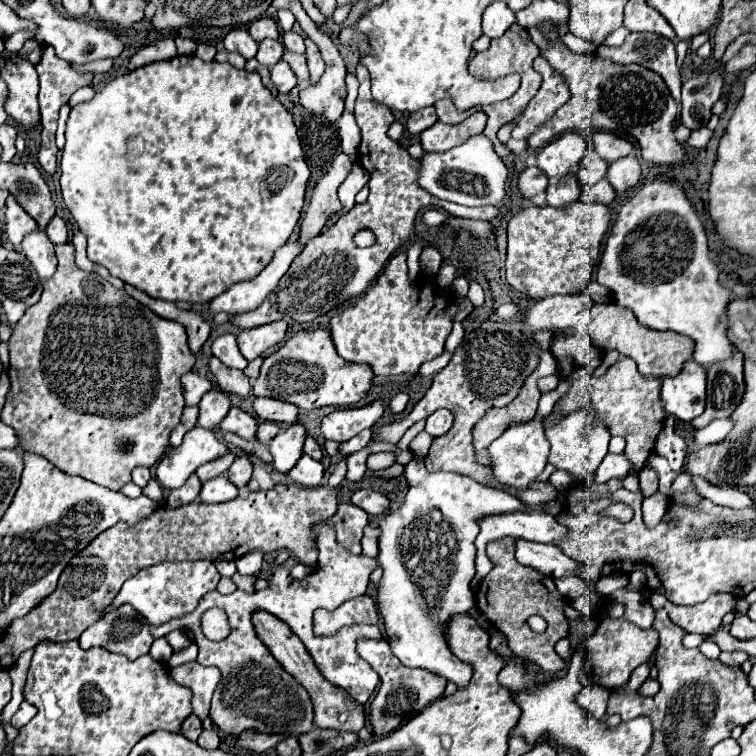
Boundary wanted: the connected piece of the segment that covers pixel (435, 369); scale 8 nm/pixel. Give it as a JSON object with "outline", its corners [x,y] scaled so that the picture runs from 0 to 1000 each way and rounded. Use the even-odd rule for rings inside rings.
{"outline":[[[589,463],[581,472],[558,481],[553,495],[557,497],[577,495],[594,480],[597,474],[598,468]]]}

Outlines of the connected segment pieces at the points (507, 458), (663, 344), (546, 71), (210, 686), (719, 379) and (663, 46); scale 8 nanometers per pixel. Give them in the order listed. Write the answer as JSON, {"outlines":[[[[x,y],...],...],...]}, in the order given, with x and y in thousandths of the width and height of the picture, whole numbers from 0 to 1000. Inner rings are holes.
{"outlines":[[[[741,501],[738,512],[722,522],[714,525],[709,552],[698,557],[696,562],[683,562],[669,567],[651,589],[648,589],[648,604],[651,604],[651,623],[659,631],[659,636],[683,644],[683,647],[696,647],[722,618],[722,607],[728,599],[728,589],[720,578],[720,554],[730,546],[730,536],[735,533],[738,525],[743,525],[754,513],[754,508],[747,501]]],[[[804,398],[804,401],[794,401],[780,406],[780,417],[783,417],[783,427],[780,427],[780,446],[783,454],[794,462],[794,464],[807,464],[815,462],[817,467],[833,472],[841,478],[844,491],[852,496],[865,496],[865,499],[892,499],[902,491],[905,480],[910,475],[915,475],[915,464],[918,464],[918,454],[915,448],[892,440],[892,438],[862,438],[849,433],[841,419],[836,417],[836,411],[817,406],[815,401]]],[[[720,75],[706,78],[706,94],[717,99],[717,115],[701,131],[698,142],[693,142],[693,147],[680,157],[683,160],[677,171],[680,184],[696,184],[714,163],[720,163],[728,152],[733,152],[730,147],[746,139],[749,131],[754,128],[746,102],[738,102]]],[[[254,874],[254,877],[225,885],[225,890],[228,890],[230,901],[254,911],[254,917],[257,917],[257,922],[254,922],[257,943],[265,951],[275,948],[278,925],[280,925],[280,917],[286,911],[288,901],[291,901],[291,888],[286,888],[286,882],[265,882],[259,874]]],[[[974,462],[968,475],[958,480],[942,480],[934,485],[937,493],[937,525],[929,549],[915,554],[918,567],[934,565],[944,554],[963,554],[968,544],[979,536],[984,522],[984,493],[981,493],[981,467]]],[[[833,44],[820,62],[794,60],[788,70],[812,83],[844,83],[868,94],[881,107],[886,126],[901,136],[902,106],[894,86],[892,57],[886,52],[868,44]]]]}

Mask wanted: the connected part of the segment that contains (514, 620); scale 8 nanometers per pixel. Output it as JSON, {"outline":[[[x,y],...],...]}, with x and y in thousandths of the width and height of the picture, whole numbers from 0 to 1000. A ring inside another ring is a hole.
{"outline":[[[656,713],[643,721],[643,734],[651,742],[653,753],[638,766],[635,779],[630,784],[630,800],[643,813],[643,819],[669,840],[672,856],[685,869],[696,869],[698,874],[712,877],[722,890],[738,890],[746,885],[746,874],[735,866],[733,853],[751,840],[751,819],[743,811],[749,792],[741,790],[728,766],[712,761],[704,750],[688,747],[680,737],[680,729],[680,713]],[[701,813],[714,813],[722,819],[725,829],[717,840],[704,837],[704,832],[698,829]]]}

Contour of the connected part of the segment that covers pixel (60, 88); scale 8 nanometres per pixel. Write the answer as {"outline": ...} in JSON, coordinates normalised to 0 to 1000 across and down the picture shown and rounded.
{"outline":[[[58,62],[58,73],[56,81],[48,86],[50,94],[50,104],[53,104],[53,123],[50,123],[50,134],[53,134],[54,152],[54,190],[49,204],[50,216],[61,229],[74,229],[74,189],[71,189],[71,176],[74,176],[74,163],[77,163],[77,147],[79,142],[93,131],[93,126],[114,112],[122,112],[122,97],[101,97],[90,81],[77,78],[77,73],[69,67],[69,62]]]}

